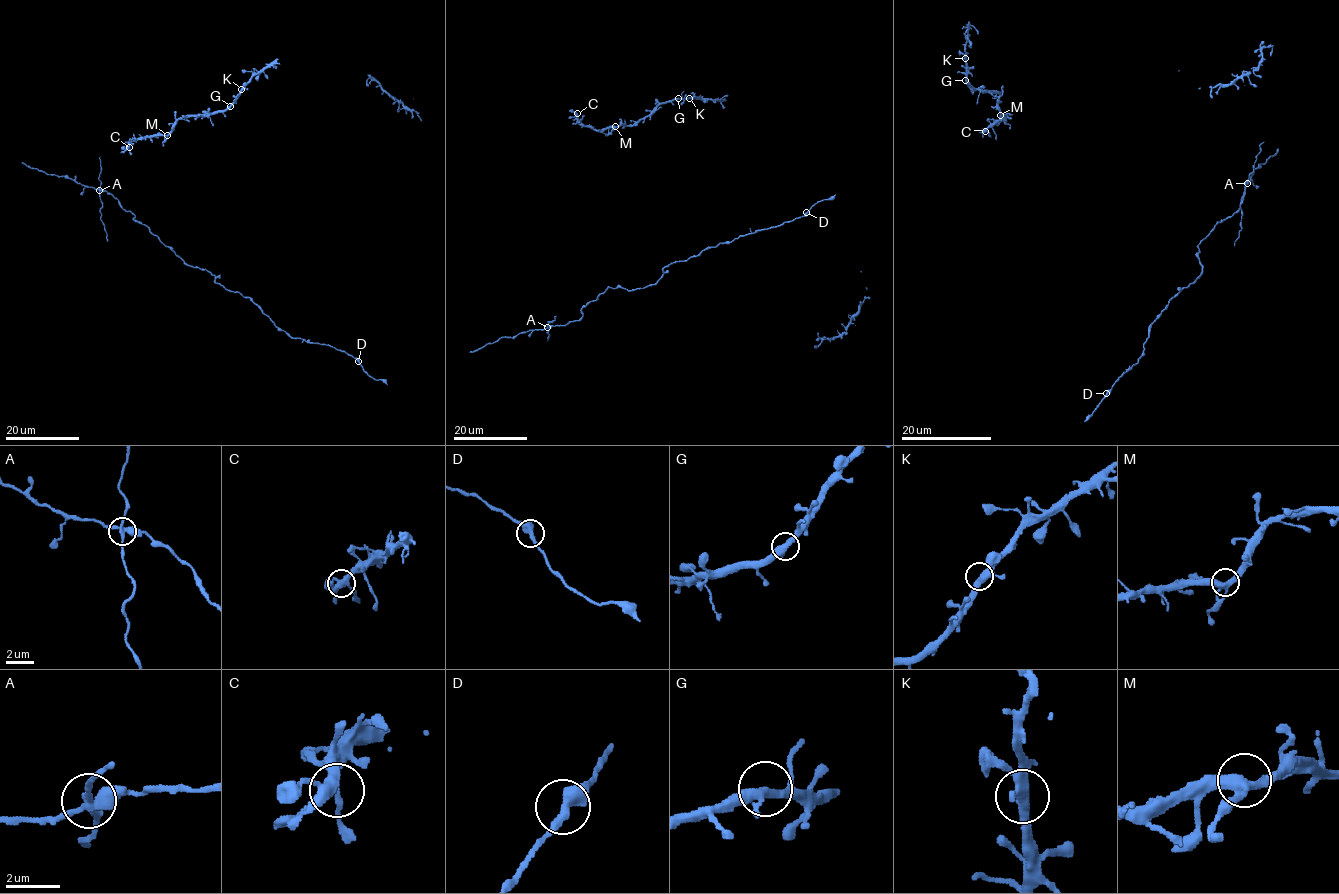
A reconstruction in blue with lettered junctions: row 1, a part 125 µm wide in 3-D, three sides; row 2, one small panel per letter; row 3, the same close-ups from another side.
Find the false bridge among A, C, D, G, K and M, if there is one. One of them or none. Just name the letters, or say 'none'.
A

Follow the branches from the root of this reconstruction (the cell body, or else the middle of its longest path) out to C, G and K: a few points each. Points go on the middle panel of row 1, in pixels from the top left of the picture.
C: (612, 131), (613, 127), (593, 130), (584, 126), (577, 113)
G: (612, 131), (620, 124), (636, 124), (660, 104), (678, 98)
K: (612, 131), (620, 124), (636, 124), (660, 104), (689, 98)

